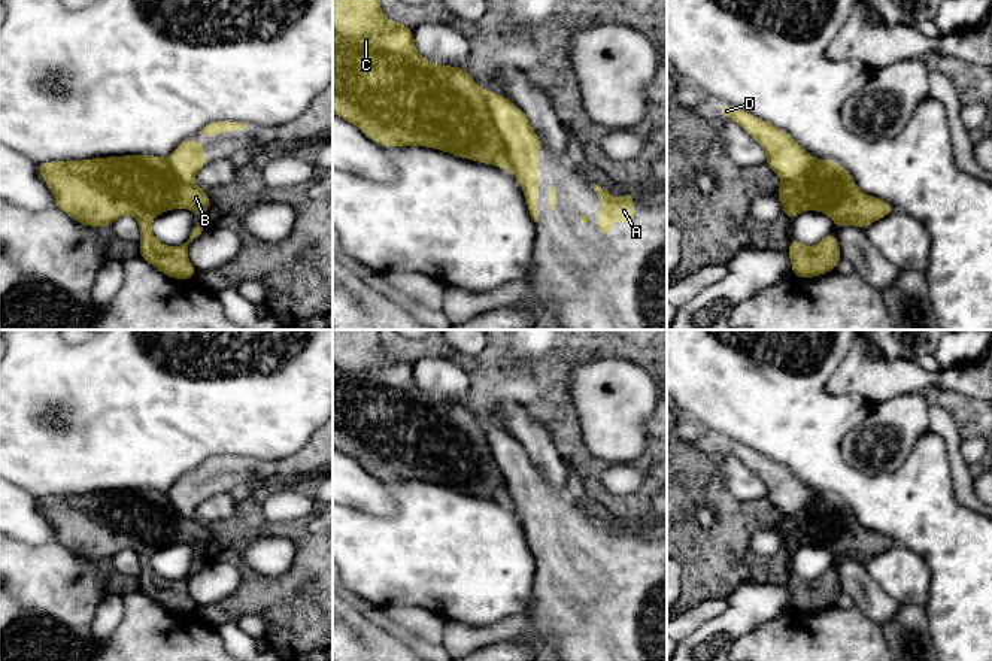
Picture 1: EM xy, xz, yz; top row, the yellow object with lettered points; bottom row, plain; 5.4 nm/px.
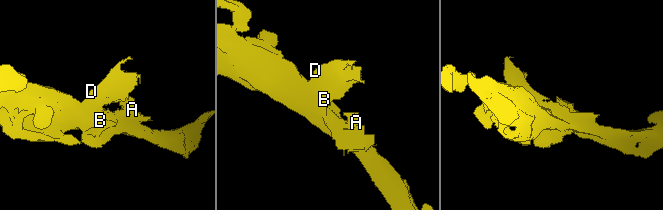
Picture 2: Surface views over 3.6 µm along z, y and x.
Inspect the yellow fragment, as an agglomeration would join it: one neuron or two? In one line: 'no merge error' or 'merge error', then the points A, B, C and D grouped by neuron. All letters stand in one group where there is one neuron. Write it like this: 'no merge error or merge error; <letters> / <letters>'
merge error; A D / B C

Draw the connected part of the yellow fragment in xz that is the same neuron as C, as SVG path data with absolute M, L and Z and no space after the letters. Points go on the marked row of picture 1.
M333 0L333 113L386 146L424 146L510 170L509 157L492 124L483 90L464 67L437 66L415 48L413 30L383 16L380 0Z

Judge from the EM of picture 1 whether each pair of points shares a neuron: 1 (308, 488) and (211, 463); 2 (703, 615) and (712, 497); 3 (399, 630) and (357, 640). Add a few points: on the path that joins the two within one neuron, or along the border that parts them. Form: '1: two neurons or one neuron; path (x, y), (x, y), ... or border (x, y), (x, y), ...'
1: two neurons; border (315, 476), (296, 481)
2: two neurons; border (724, 599), (703, 599), (682, 612)
3: one neuron; path (388, 640), (367, 640)

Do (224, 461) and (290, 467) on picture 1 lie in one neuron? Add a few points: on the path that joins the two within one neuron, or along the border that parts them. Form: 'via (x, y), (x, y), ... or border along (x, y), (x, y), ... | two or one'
via (240, 469), (273, 469) | one

